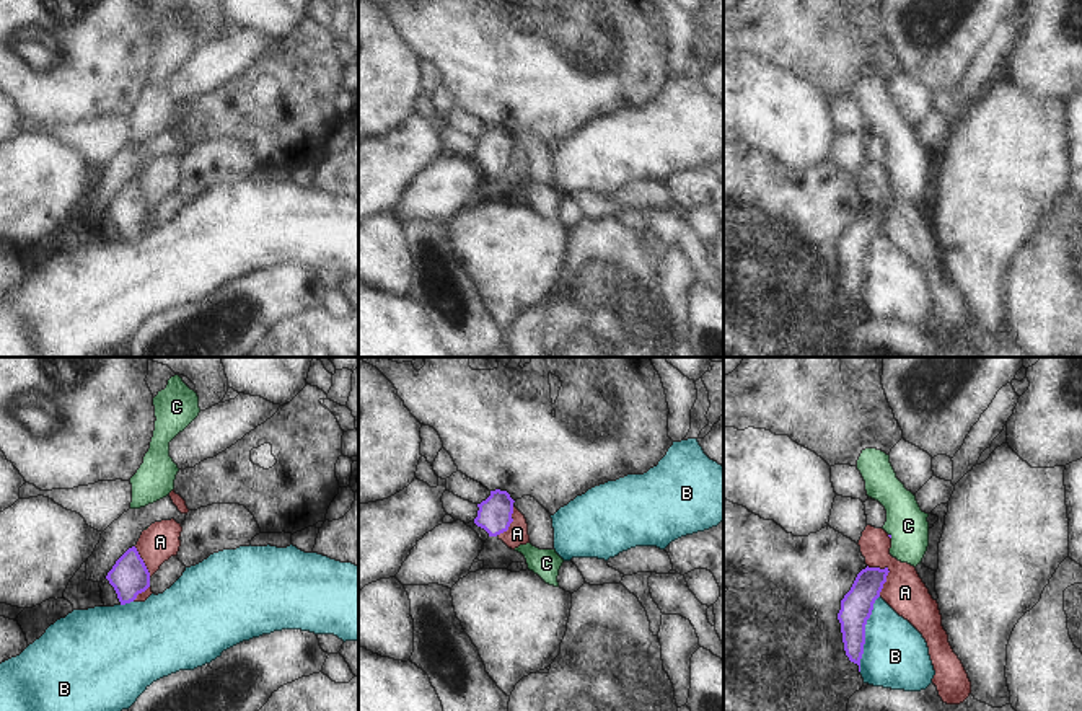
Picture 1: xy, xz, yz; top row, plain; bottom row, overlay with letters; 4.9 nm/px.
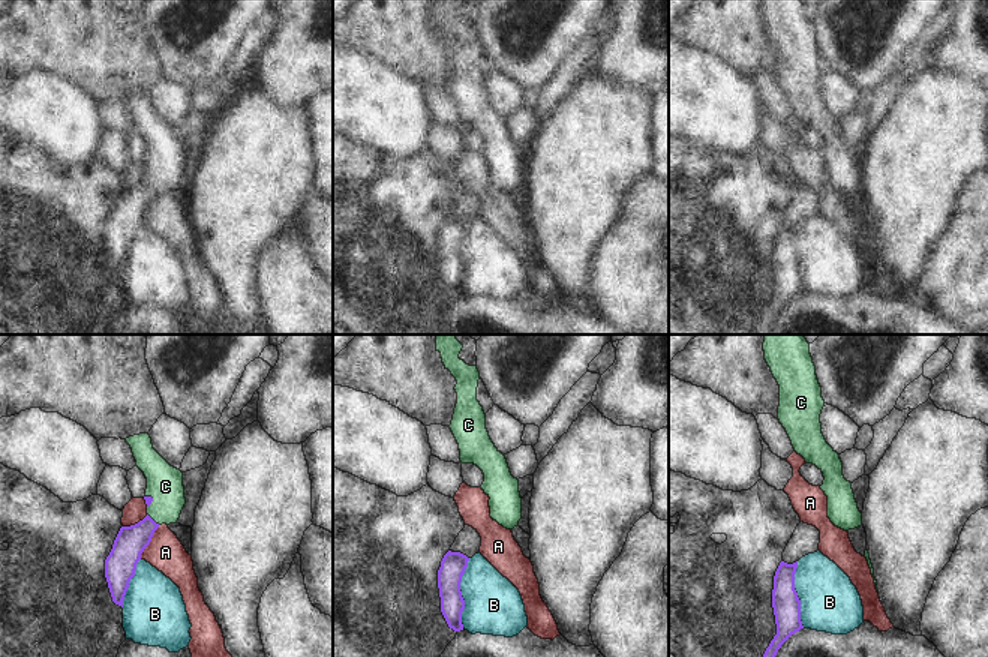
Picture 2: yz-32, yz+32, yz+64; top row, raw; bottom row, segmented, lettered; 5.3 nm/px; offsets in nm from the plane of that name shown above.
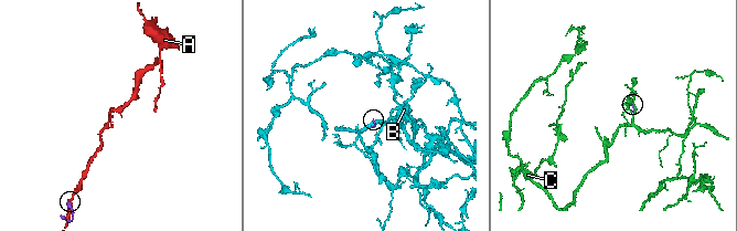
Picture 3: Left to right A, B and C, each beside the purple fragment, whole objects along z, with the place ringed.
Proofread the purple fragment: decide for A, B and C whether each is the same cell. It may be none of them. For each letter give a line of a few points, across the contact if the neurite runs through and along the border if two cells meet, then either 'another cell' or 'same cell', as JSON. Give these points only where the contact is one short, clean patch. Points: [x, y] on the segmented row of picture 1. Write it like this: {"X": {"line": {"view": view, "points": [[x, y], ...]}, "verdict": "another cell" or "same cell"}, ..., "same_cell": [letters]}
{"A": {"line": {"view": "yz", "points": [[867, 565], [888, 571], [879, 596]]}, "verdict": "another cell"}, "B": {"verdict": "another cell"}, "C": {"line": {"view": "yz", "points": [[888, 535], [890, 535], [900, 525], [908, 525]]}, "verdict": "same cell"}, "same_cell": ["C"]}

